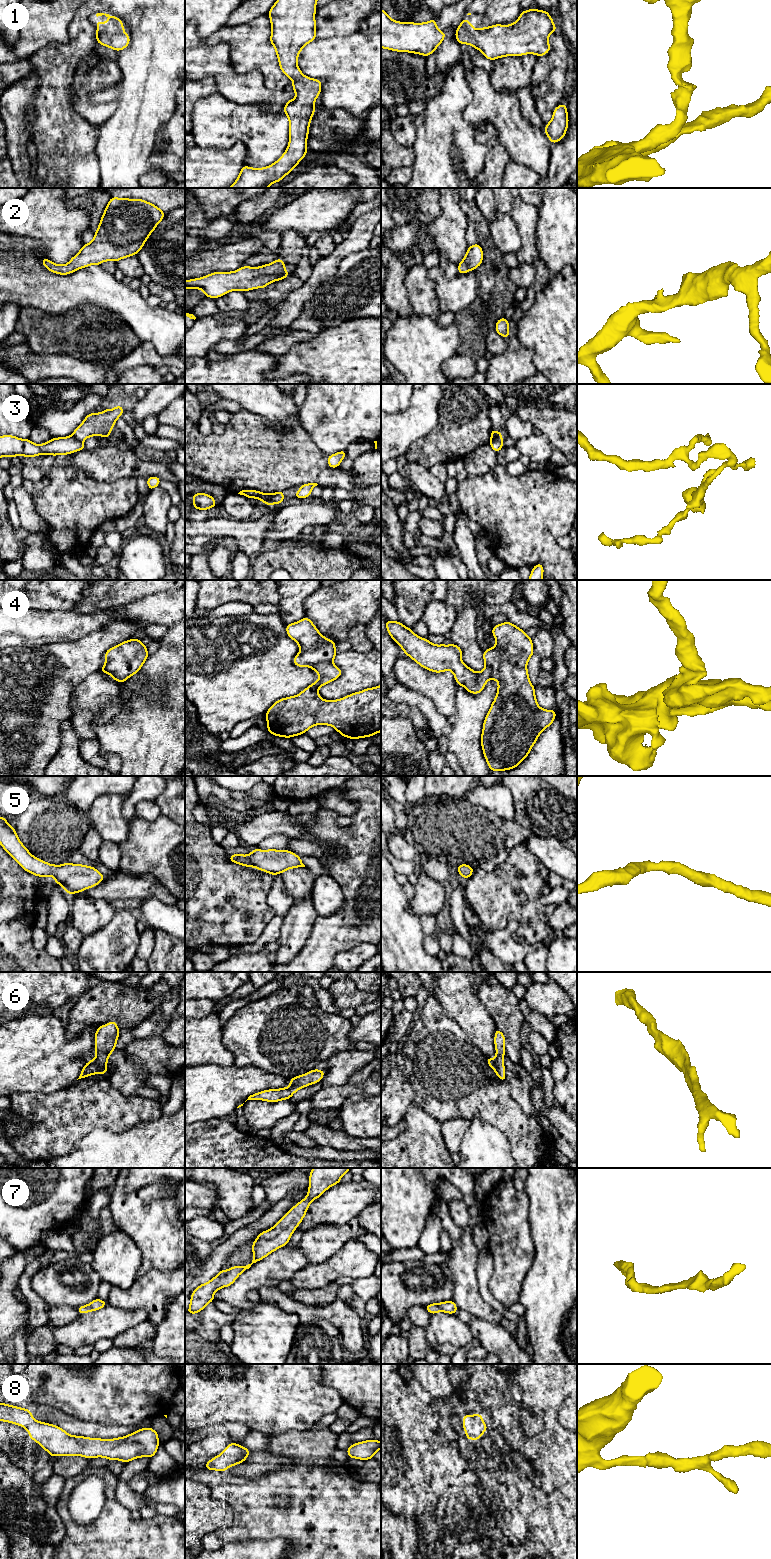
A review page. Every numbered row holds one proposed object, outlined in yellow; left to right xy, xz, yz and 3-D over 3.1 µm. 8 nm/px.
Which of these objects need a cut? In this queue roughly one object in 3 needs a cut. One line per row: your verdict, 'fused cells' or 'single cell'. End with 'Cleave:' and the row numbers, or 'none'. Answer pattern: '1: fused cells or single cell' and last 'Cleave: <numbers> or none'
1: single cell
2: single cell
3: fused cells
4: single cell
5: single cell
6: single cell
7: single cell
8: single cell
Cleave: 3

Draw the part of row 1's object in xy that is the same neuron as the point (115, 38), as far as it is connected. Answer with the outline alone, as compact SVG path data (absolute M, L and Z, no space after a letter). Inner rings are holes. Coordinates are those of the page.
M97 13L96 16L105 15L108 17L106 23L96 21L97 32L96 39L98 44L120 51L125 49L130 42L130 37L124 32L124 25L122 20L116 16L110 16L109 14Z

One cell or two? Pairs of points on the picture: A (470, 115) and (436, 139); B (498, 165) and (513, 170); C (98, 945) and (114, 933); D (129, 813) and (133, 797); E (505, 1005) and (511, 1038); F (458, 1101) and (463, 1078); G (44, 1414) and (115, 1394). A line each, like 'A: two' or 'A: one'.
A: two
B: two
C: one
D: one
E: one
F: one
G: two

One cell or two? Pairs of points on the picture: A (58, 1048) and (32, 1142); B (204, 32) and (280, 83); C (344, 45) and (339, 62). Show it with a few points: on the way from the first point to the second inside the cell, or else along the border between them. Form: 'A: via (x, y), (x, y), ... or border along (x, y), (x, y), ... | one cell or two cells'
A: border along (68, 1085), (51, 1093), (22, 1093) | two cells
B: border along (224, 25), (205, 39) | two cells
C: via (344, 49), (343, 58) | one cell

